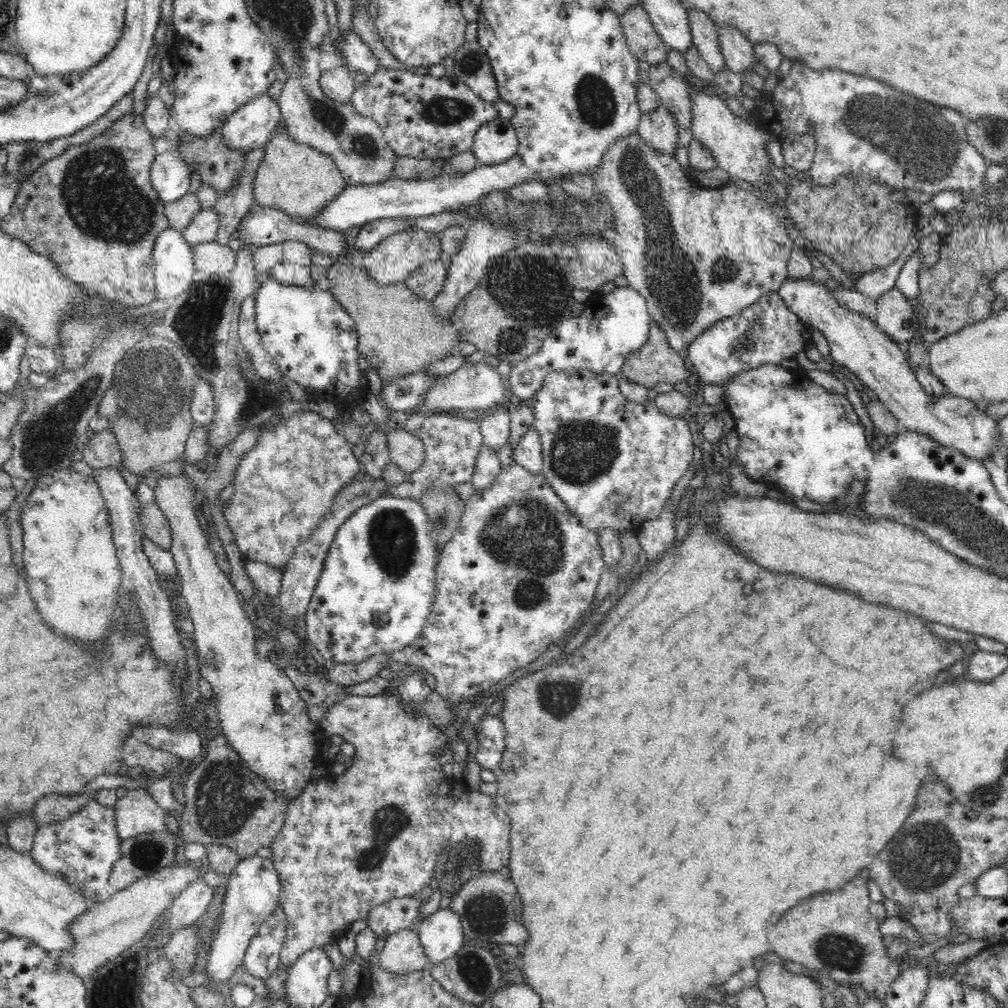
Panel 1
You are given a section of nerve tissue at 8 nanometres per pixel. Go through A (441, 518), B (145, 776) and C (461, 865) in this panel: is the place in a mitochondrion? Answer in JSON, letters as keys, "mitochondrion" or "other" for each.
{"A":"mitochondrion","B":"other","C":"mitochondrion"}

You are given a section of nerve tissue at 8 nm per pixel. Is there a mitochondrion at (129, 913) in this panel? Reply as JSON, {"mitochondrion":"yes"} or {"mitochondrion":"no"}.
{"mitochondrion":"no"}

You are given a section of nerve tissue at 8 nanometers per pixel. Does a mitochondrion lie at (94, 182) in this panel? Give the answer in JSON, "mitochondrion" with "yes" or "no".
{"mitochondrion":"yes"}

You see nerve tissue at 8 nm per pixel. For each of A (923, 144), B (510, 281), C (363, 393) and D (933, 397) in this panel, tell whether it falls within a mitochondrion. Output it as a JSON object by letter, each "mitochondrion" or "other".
{"A":"mitochondrion","B":"mitochondrion","C":"other","D":"other"}

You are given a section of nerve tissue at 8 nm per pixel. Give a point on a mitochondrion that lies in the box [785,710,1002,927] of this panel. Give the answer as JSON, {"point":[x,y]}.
{"point":[926,858]}

